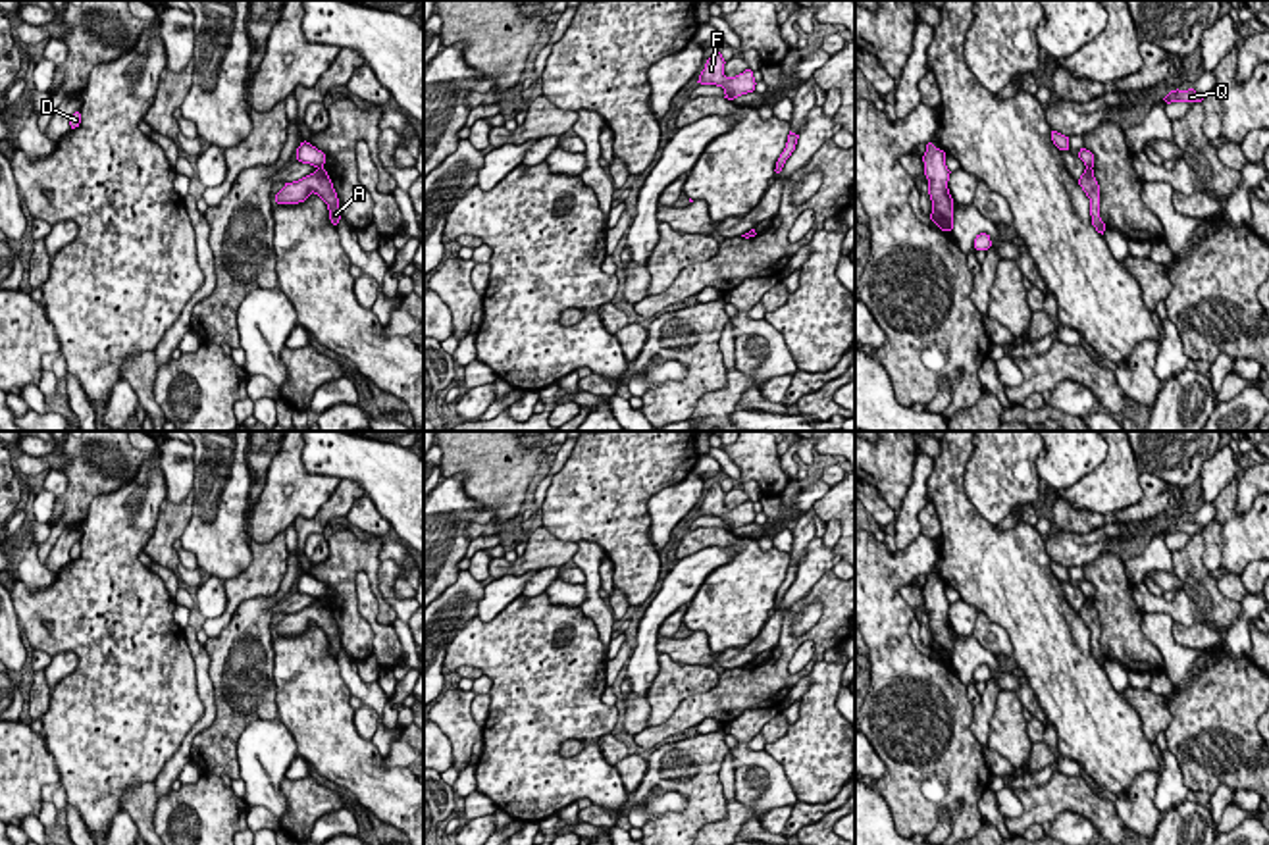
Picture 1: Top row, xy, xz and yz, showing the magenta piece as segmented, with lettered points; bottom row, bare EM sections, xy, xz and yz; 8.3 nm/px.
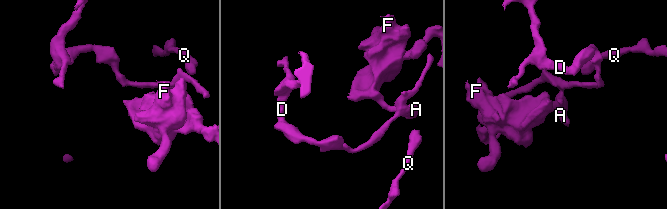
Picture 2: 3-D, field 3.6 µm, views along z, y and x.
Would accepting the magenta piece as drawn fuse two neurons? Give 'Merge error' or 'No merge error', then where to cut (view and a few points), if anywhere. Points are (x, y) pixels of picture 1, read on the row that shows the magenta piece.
Merge error. Split along xy (322, 164), (318, 168)

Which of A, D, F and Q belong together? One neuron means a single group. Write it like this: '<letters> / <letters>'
A F / D Q

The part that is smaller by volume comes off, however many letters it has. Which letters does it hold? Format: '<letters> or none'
A, F

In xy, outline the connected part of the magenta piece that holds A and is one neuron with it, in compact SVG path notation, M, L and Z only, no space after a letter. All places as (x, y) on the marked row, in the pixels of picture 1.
M324 166L298 181L285 183L285 187L275 194L275 202L298 204L304 202L312 192L327 204L329 219L333 225L337 225L341 219L339 198Z

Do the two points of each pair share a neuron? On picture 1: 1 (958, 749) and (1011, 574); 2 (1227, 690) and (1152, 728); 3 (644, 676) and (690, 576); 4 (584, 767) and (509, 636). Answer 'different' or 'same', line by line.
1: different
2: different
3: same
4: same

